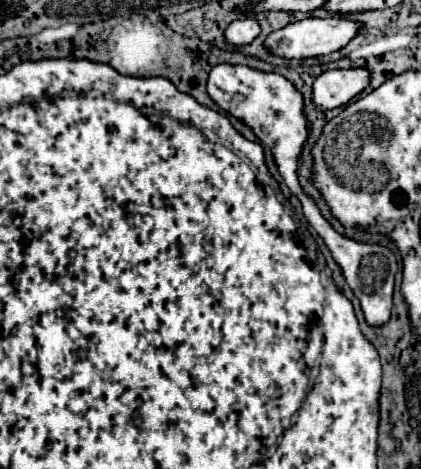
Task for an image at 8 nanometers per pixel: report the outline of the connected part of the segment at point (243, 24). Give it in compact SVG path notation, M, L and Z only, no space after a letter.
M239 18L225 28L225 42L229 46L243 46L259 36L259 26L253 18Z

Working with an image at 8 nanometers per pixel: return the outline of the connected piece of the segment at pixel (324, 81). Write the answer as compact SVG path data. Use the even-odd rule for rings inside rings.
M365 68L351 70L327 70L313 82L313 104L319 110L333 110L347 104L369 84L369 72Z

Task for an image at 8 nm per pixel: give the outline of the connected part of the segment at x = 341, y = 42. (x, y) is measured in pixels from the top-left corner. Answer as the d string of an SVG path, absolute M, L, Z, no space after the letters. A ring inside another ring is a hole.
M307 18L301 22L291 22L275 32L271 32L265 40L263 46L279 58L313 58L313 56L323 56L341 50L361 28L361 24L345 20L345 18Z

